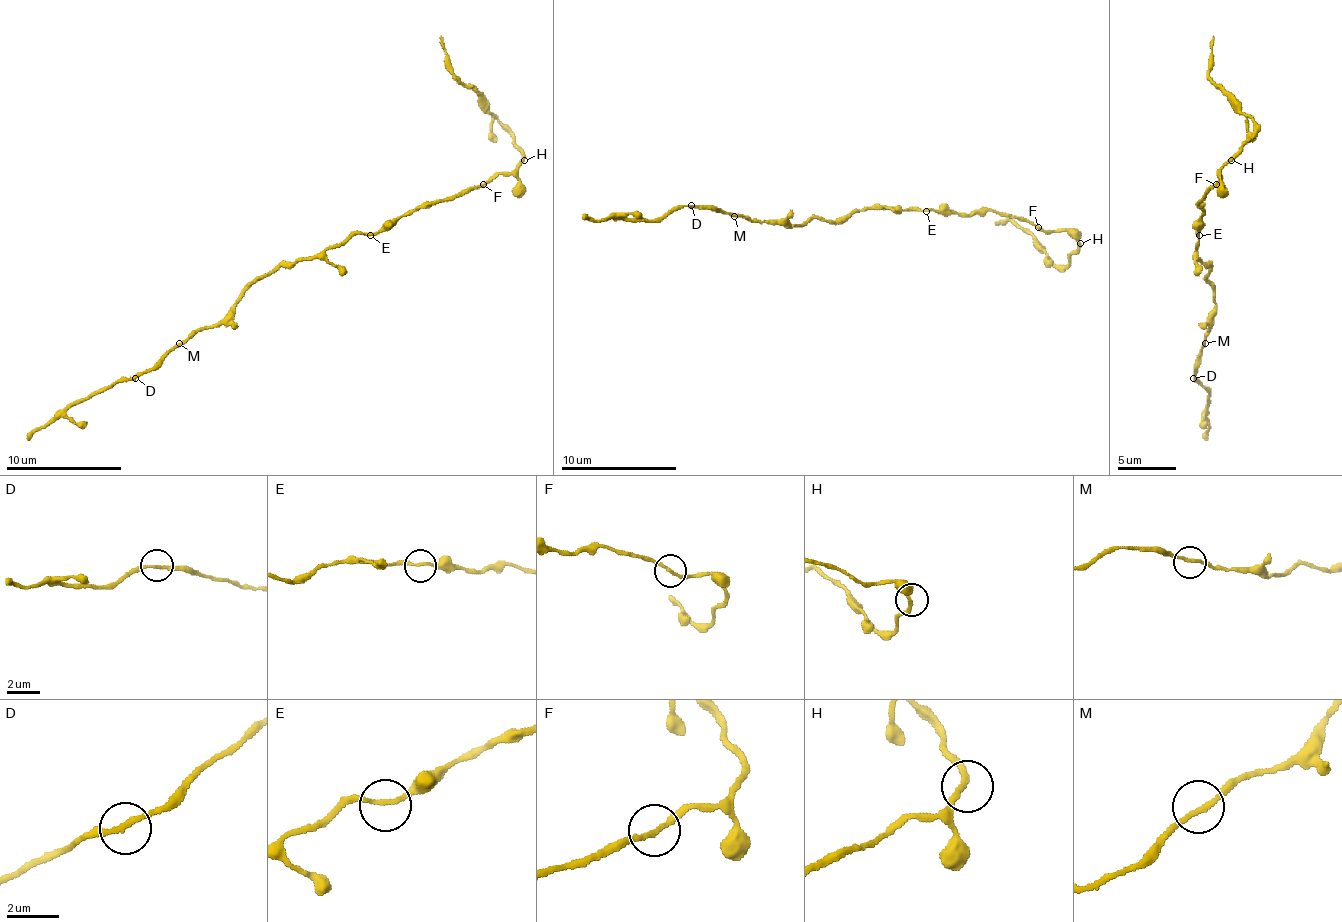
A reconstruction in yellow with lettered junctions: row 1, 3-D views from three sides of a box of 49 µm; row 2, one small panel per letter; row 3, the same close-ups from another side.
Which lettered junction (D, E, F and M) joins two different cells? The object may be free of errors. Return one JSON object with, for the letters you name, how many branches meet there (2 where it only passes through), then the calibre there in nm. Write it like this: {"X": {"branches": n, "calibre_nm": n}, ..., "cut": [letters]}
{"cut": []}

